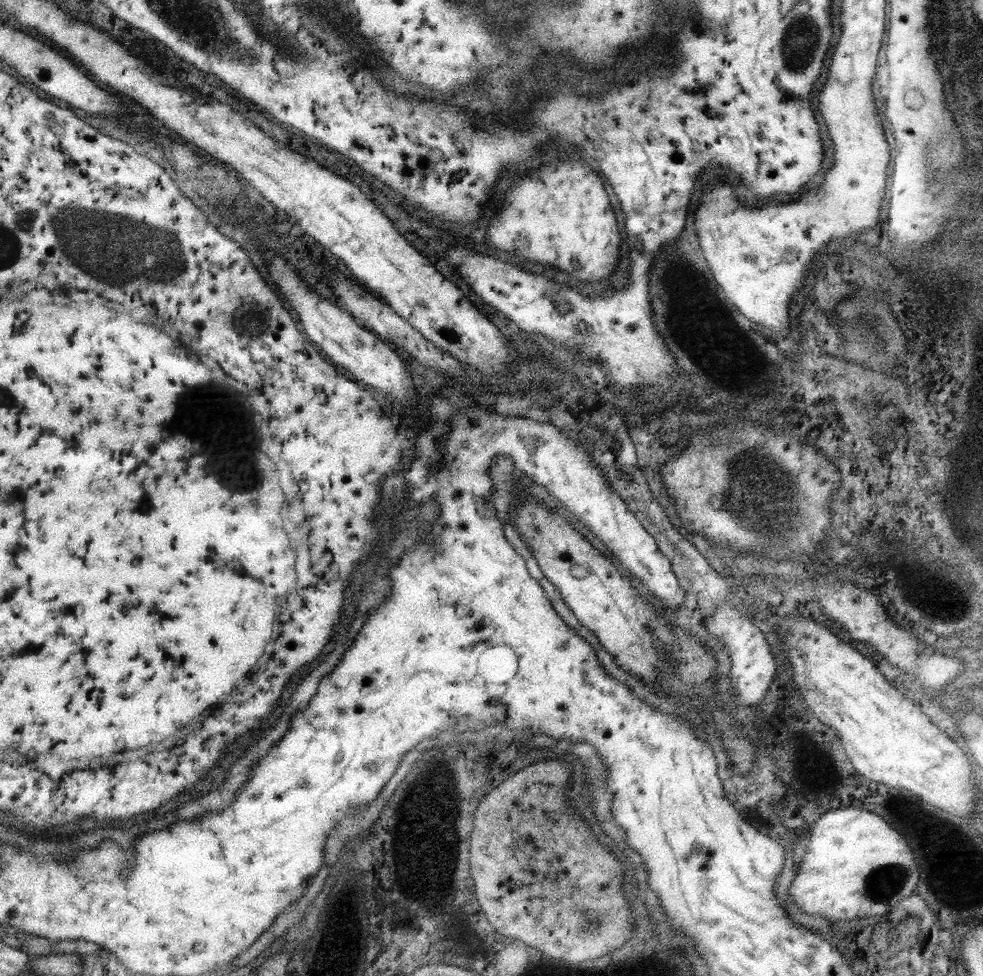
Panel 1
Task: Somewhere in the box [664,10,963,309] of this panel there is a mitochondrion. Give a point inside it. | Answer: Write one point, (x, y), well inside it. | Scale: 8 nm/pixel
(799, 44)

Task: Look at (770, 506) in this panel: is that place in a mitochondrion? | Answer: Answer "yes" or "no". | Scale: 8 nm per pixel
yes

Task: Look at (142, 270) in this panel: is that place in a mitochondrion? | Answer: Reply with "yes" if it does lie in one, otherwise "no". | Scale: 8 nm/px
yes

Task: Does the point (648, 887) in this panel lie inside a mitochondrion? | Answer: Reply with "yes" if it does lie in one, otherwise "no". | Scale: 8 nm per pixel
no

